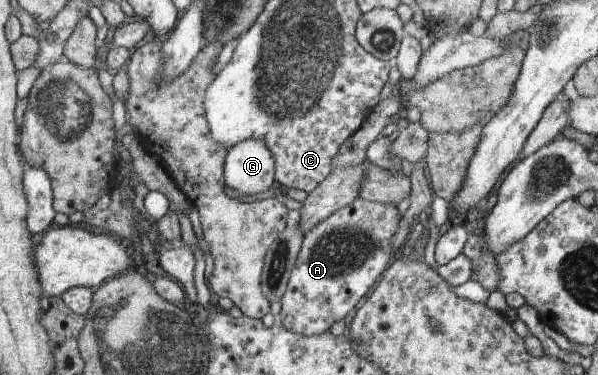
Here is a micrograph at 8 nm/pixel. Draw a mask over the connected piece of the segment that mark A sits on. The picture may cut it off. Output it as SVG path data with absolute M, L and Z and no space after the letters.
M359 197L304 235L287 292L281 299L283 326L297 334L320 335L356 309L398 254L392 247L392 237L400 227L400 217L396 204L369 202Z

